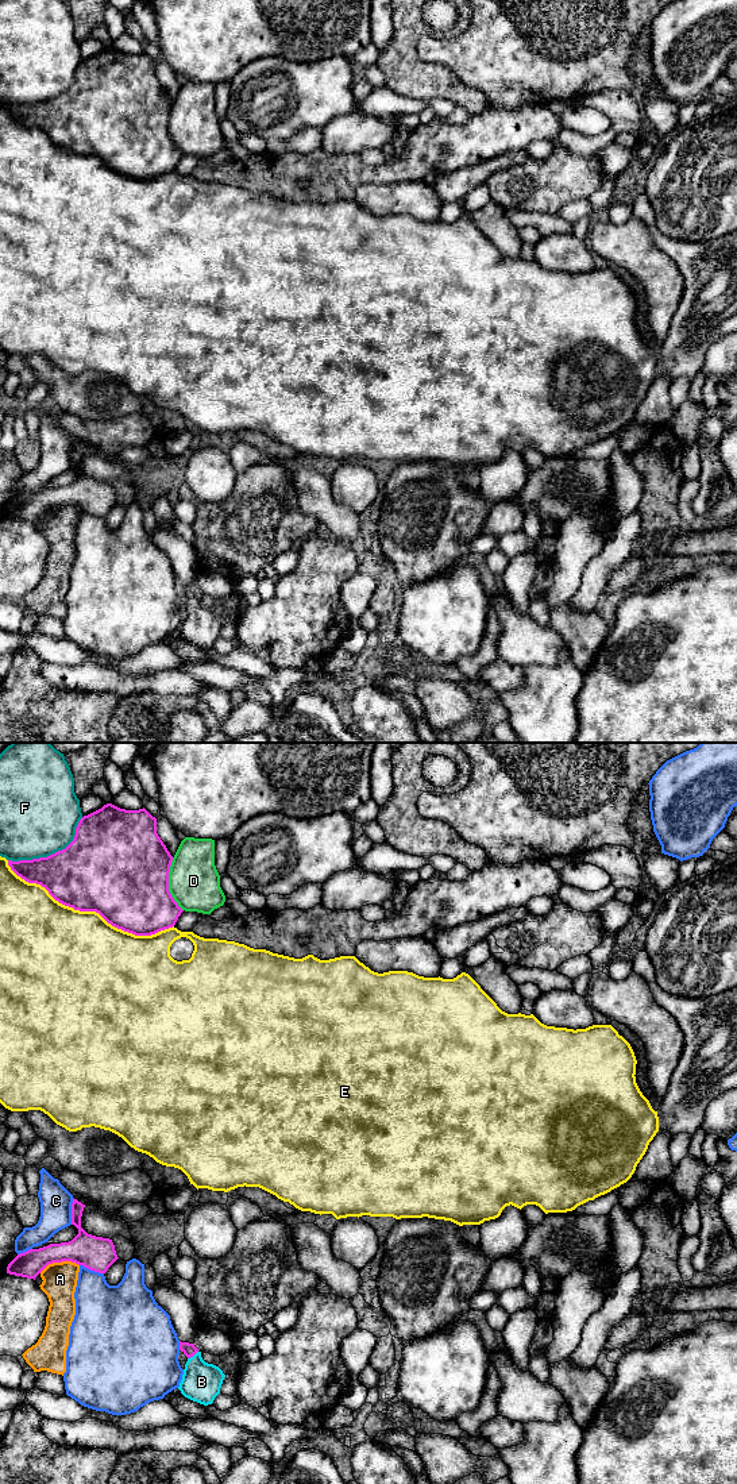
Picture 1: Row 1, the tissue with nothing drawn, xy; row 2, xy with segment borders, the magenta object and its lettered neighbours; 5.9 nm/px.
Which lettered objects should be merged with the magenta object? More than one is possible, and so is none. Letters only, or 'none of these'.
B

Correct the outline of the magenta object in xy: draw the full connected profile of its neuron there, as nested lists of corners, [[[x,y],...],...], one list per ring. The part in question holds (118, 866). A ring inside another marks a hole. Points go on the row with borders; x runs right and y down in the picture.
[[[112,803],[84,816],[73,841],[62,851],[32,860],[8,860],[11,870],[28,883],[45,887],[59,903],[80,911],[96,911],[108,924],[135,936],[151,936],[173,928],[184,911],[169,891],[169,872],[173,856],[157,833],[157,818],[144,807],[120,809]]]

